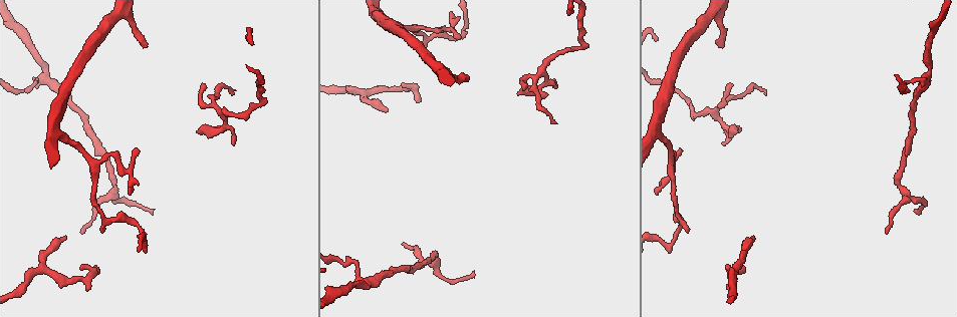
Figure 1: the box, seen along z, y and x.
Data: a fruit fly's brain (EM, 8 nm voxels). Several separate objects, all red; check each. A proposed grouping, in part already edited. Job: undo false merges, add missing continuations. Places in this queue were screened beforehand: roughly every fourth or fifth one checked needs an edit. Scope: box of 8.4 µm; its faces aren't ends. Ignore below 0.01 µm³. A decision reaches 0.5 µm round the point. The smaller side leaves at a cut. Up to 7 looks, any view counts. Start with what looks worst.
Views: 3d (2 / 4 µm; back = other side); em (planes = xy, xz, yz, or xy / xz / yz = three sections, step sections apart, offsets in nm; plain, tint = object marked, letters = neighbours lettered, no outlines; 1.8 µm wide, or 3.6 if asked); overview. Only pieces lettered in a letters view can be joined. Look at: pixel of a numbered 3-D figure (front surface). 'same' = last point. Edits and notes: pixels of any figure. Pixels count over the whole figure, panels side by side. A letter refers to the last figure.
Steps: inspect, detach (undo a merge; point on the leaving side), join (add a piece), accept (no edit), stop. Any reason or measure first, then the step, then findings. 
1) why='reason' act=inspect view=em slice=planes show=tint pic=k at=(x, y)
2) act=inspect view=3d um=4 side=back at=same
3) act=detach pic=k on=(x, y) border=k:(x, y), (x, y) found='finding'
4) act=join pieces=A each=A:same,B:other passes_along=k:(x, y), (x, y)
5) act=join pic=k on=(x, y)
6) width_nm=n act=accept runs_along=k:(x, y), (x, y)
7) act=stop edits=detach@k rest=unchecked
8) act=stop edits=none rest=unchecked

why='arms part here' act=inspect view=em slice=xy step=4 show=tint pic=1 at=(545, 70)

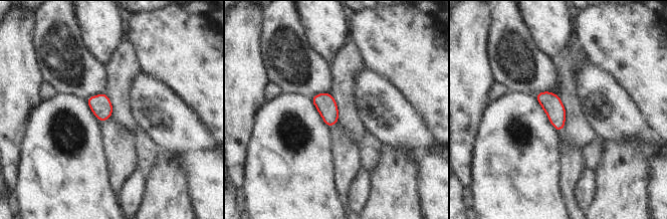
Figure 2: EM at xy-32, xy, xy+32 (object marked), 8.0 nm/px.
act=inspect view=em slice=planes show=tint at=same

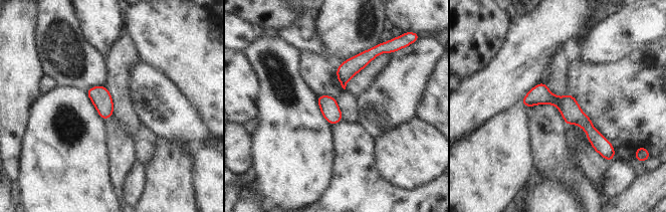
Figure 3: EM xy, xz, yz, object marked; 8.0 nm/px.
why='see the neighbours' act=inspect view=em slice=planes show=letters at=same

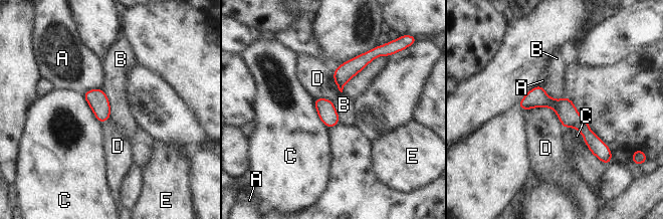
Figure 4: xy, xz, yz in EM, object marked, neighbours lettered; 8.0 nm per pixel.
act=accept each=A:other,B:other,C:other,D:other,E:other border=4:(101, 88), (108, 99), (111, 117) found='continuous, no second neuron'

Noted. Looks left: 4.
why='tapers out' act=inspect view=em slice=planes show=letters pic=1 at=(914, 210)

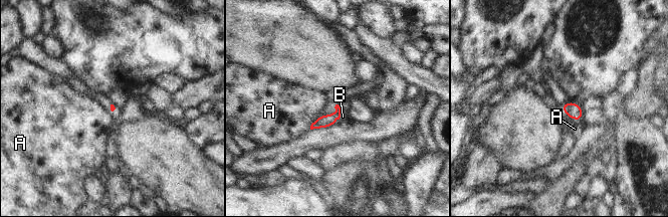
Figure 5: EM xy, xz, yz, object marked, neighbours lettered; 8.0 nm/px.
longest_contact=A:140nm act=join pieces=B each=A:other,B:same found='the neuron continues'

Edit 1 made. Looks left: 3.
act=inspect view=overview

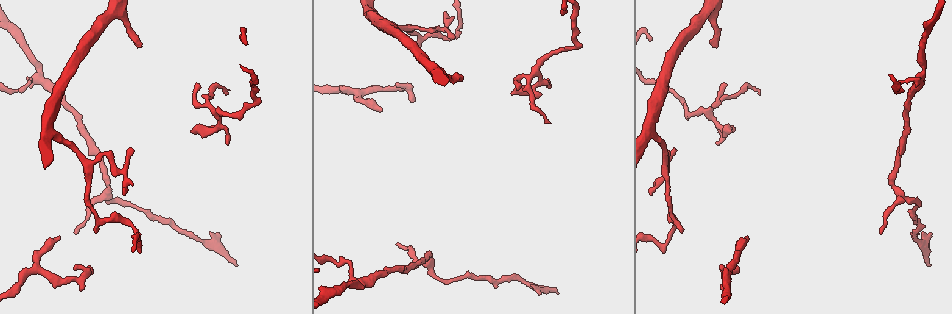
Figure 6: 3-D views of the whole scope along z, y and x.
why='sudden change in width' act=inspect view=em slice=yz step=8 show=tint pic=6 at=(448, 74)

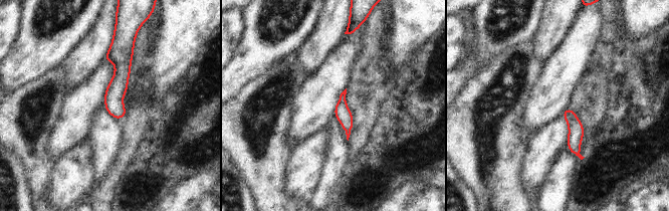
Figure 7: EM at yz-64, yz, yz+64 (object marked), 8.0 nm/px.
why='see the neighbours' act=inspect view=em slice=yz step=8 show=letters at=same

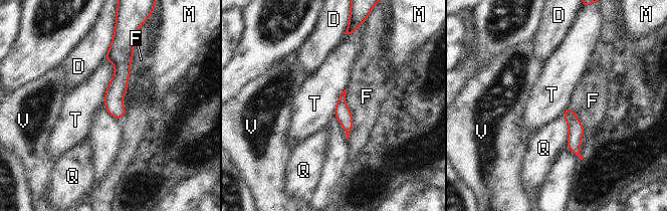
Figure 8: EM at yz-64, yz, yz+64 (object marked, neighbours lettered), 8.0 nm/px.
act=accept each=D:other,F:other,M:other,Q:other,T:other,V:other found='continuous, no second neuron'

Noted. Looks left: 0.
act=stop edits=join@5 rest=unchecked

